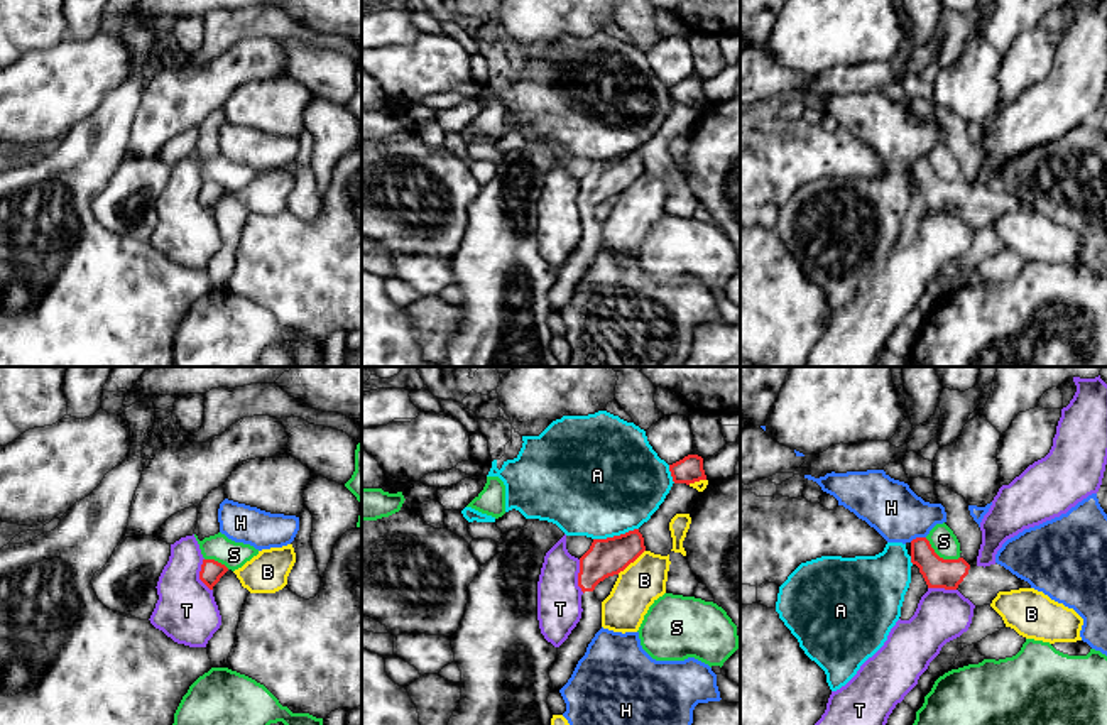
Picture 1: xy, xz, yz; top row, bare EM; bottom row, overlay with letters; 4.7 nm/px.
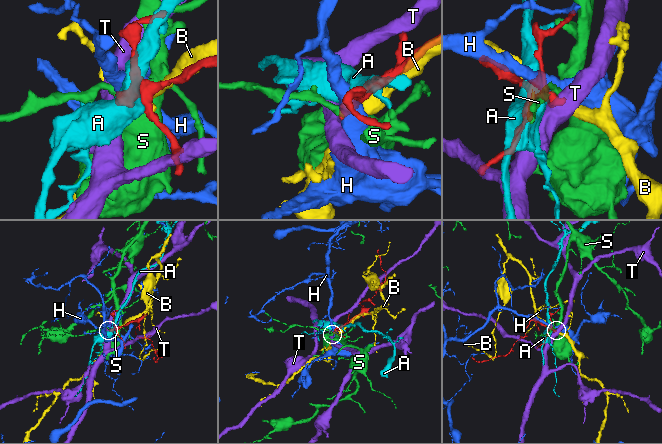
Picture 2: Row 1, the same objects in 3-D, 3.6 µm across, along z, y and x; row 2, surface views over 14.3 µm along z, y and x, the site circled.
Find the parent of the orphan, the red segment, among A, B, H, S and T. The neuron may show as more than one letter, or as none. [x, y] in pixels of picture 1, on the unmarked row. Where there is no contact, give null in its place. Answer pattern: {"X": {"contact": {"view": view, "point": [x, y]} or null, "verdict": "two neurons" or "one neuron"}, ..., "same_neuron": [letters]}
{"A": {"contact": {"view": "xz", "point": [616, 158]}, "verdict": "two neurons"}, "B": {"contact": {"view": "xz", "point": [631, 183]}, "verdict": "two neurons"}, "H": {"contact": {"view": "yz", "point": [916, 159]}, "verdict": "two neurons"}, "S": {"contact": {"view": "yz", "point": [938, 178]}, "verdict": "two neurons"}, "T": {"contact": {"view": "xy", "point": [200, 196]}, "verdict": "two neurons"}, "same_neuron": []}

